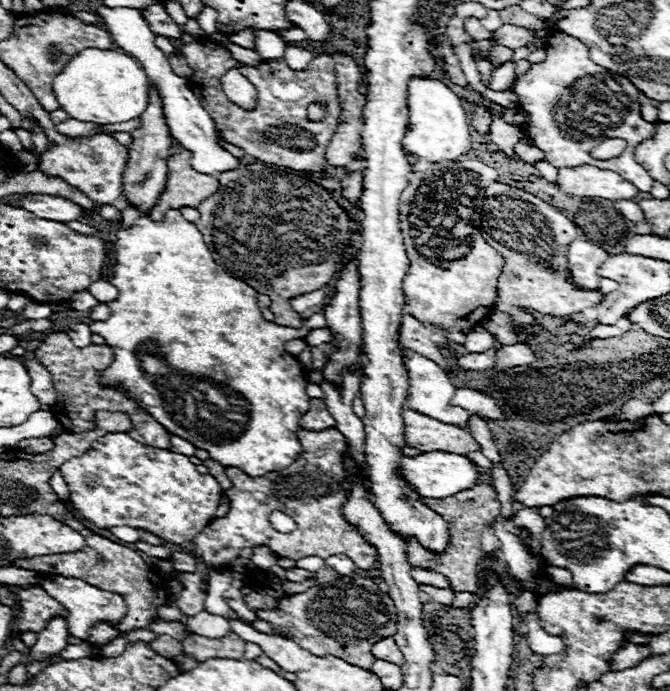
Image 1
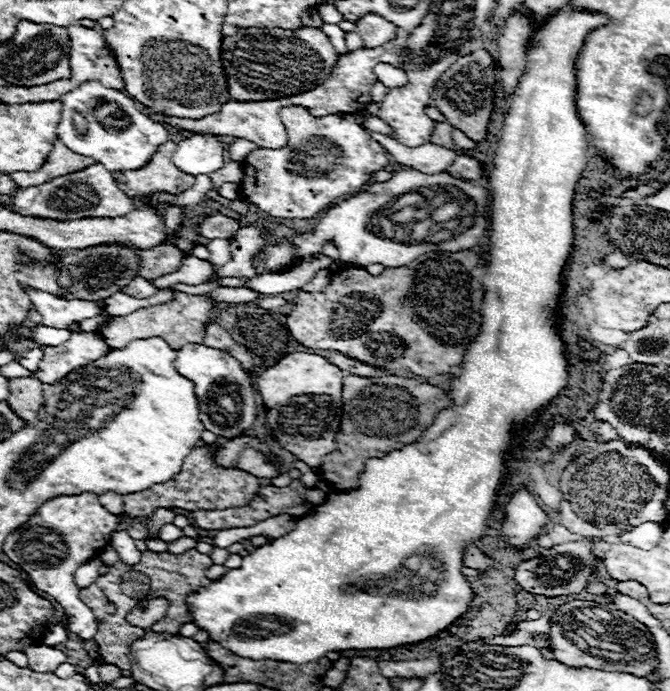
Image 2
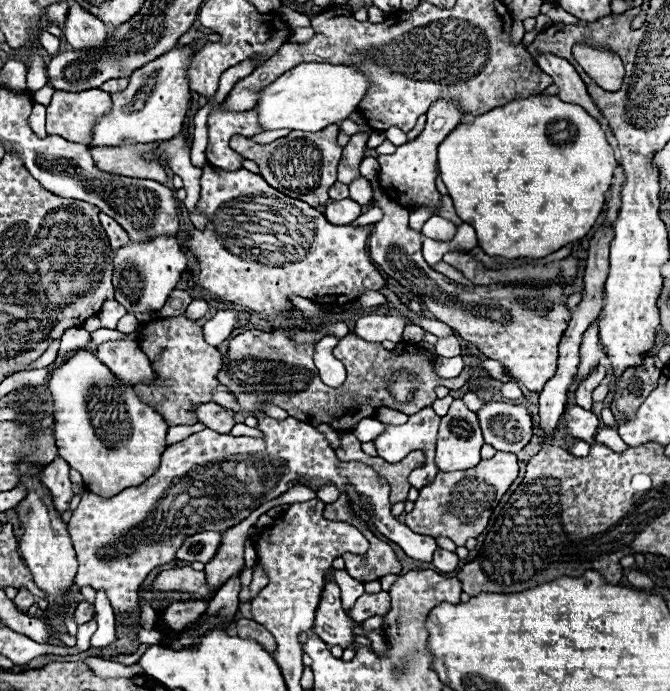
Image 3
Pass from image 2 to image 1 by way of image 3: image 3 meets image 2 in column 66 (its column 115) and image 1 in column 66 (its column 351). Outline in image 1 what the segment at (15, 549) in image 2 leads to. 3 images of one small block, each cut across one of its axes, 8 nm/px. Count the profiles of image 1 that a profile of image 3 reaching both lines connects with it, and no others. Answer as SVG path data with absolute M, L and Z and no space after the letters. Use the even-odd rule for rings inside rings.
M120 432L100 436L84 456L64 462L60 474L68 484L74 508L86 520L100 528L146 528L178 546L192 542L210 524L222 496L218 480L200 474L188 456L140 444Z

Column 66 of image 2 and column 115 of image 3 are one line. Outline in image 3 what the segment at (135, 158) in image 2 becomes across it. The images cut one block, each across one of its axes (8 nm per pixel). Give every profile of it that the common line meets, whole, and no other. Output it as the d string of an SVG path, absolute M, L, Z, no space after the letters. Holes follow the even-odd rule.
M176 46L164 56L138 68L130 76L126 90L112 94L112 108L108 114L96 120L90 146L120 146L126 140L130 140L132 144L172 140L182 130L182 122L190 104L188 64L192 62L192 56L192 46Z

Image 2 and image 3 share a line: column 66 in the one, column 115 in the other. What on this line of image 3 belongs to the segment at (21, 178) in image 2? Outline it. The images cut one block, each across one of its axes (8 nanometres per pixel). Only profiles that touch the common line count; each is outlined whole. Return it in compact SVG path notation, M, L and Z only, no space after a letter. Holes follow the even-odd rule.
M122 144L118 148L90 148L90 154L96 166L104 172L130 176L130 178L148 178L160 184L166 182L166 172L158 158L144 158L144 154L156 152L158 144Z

